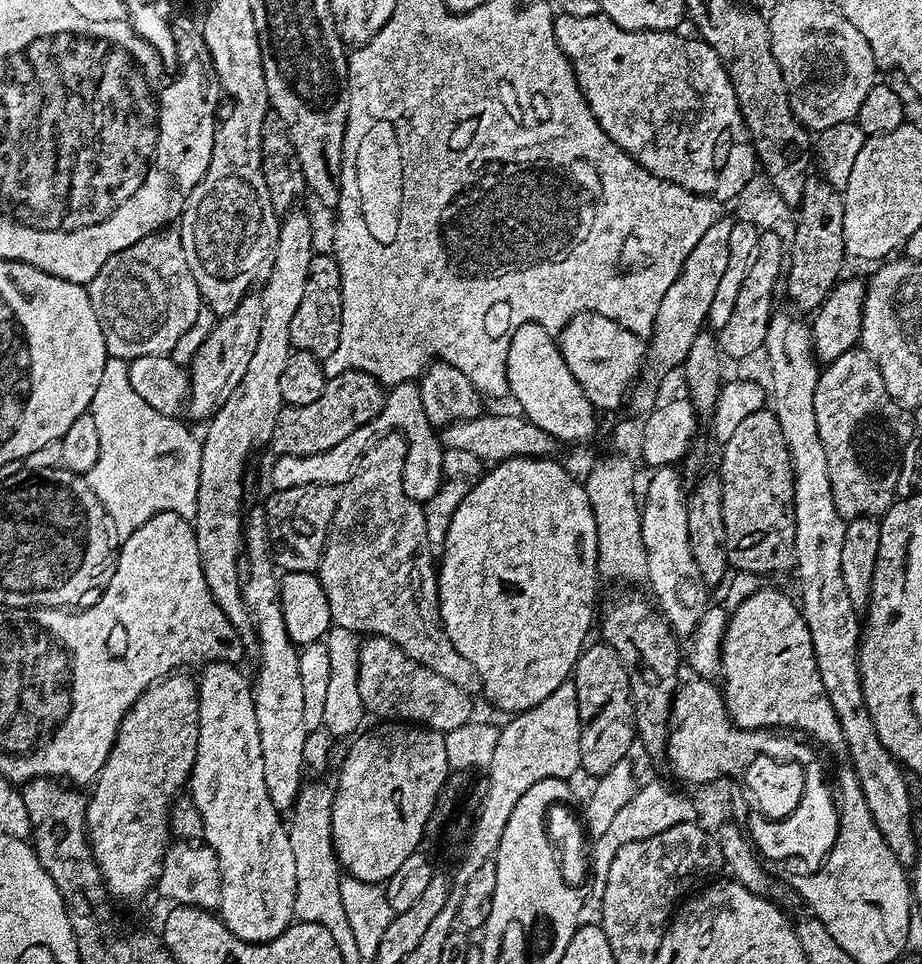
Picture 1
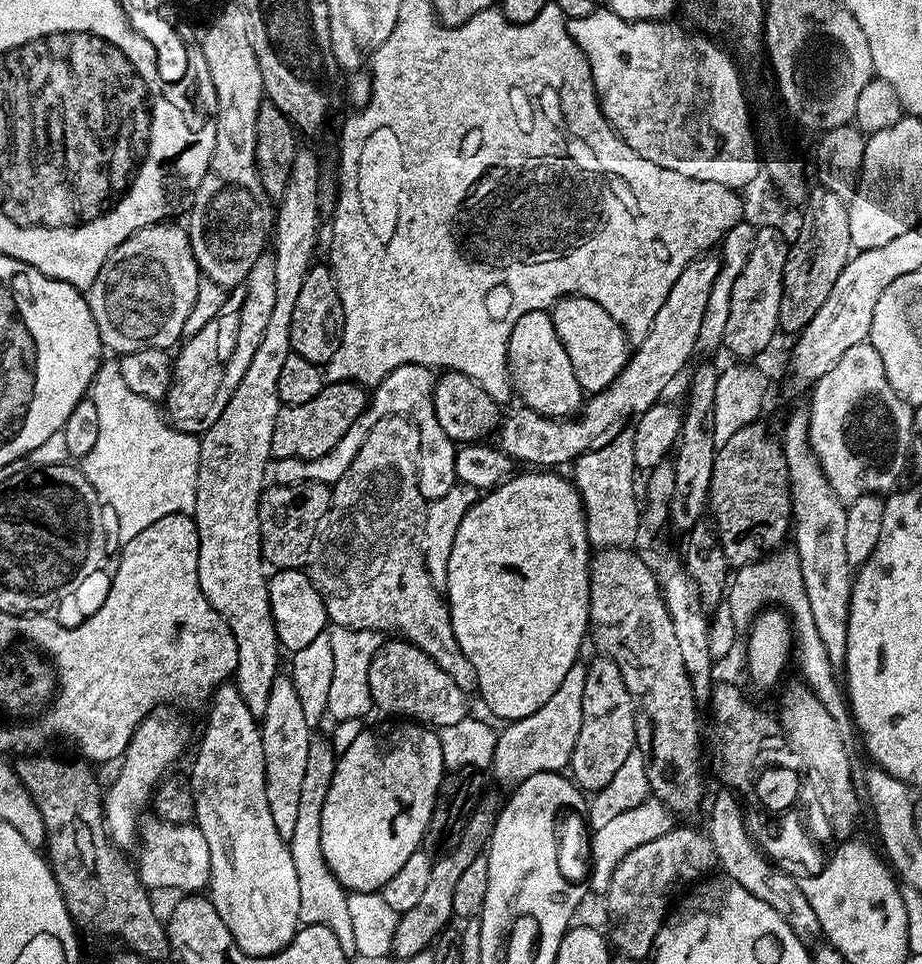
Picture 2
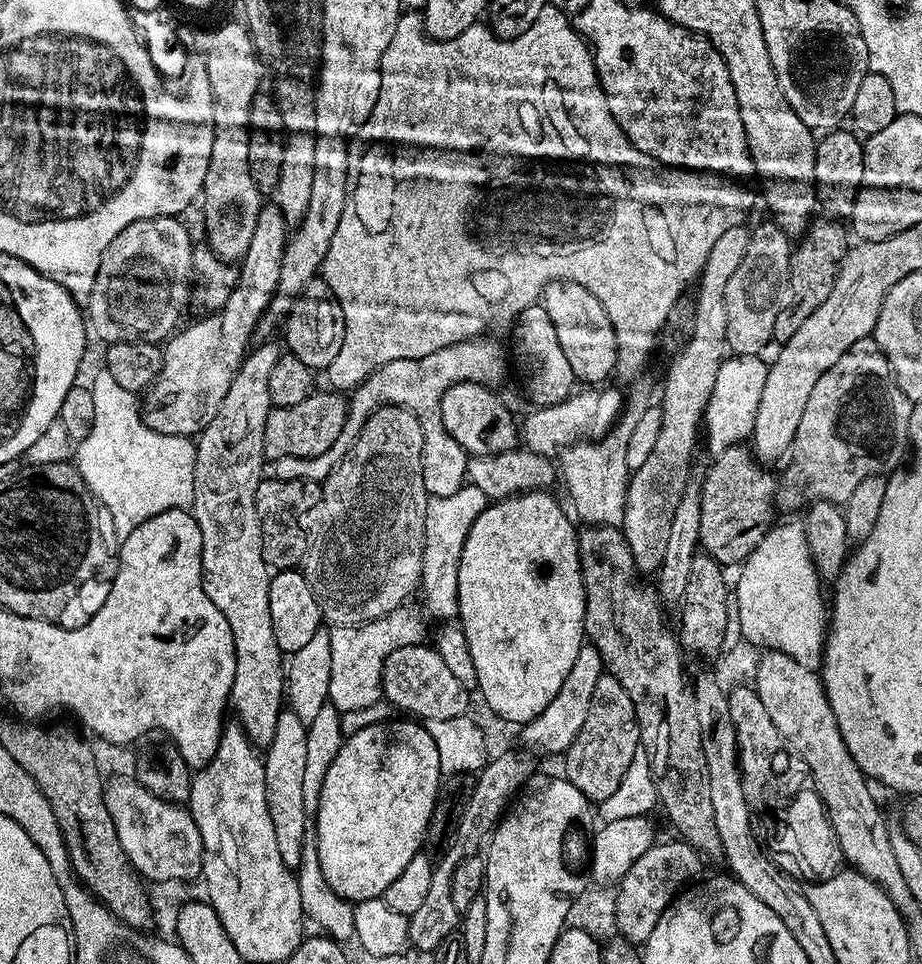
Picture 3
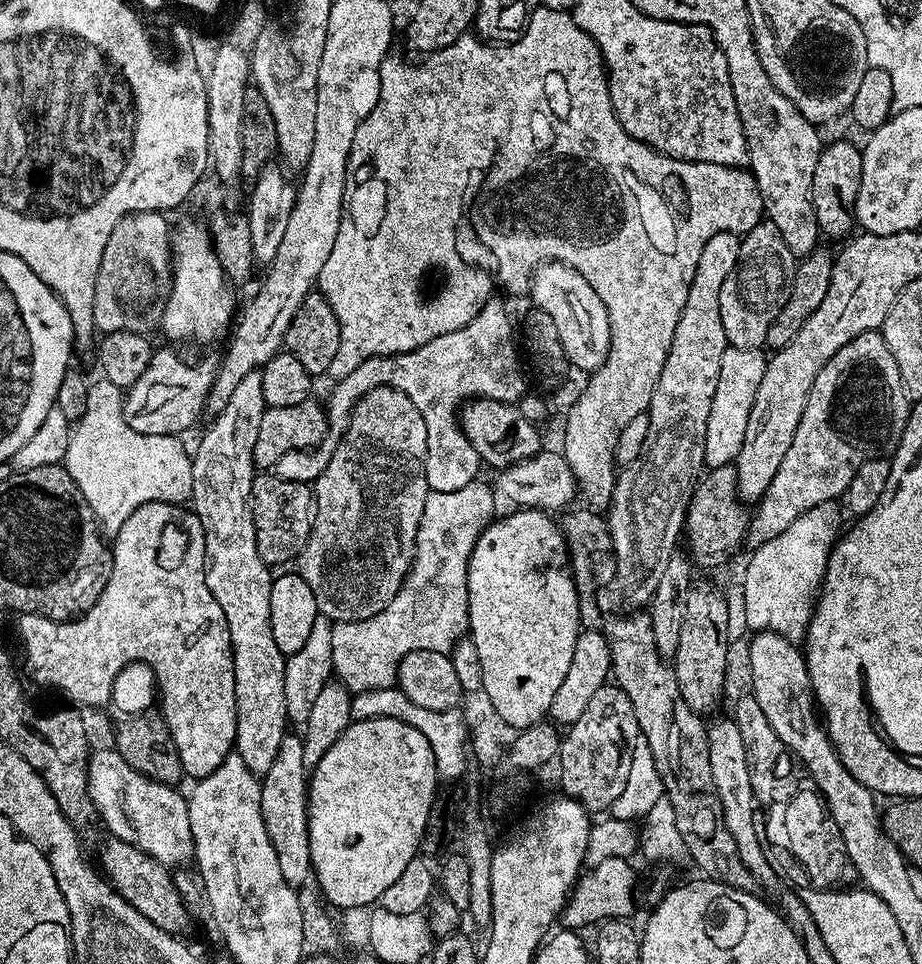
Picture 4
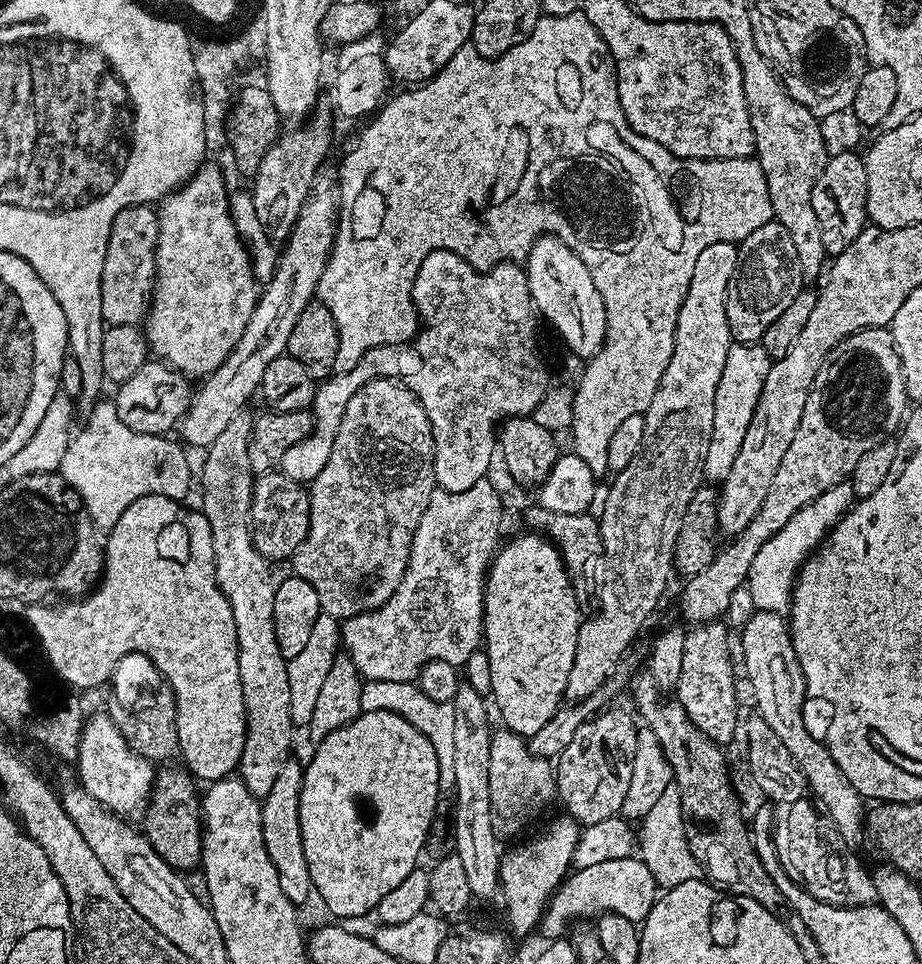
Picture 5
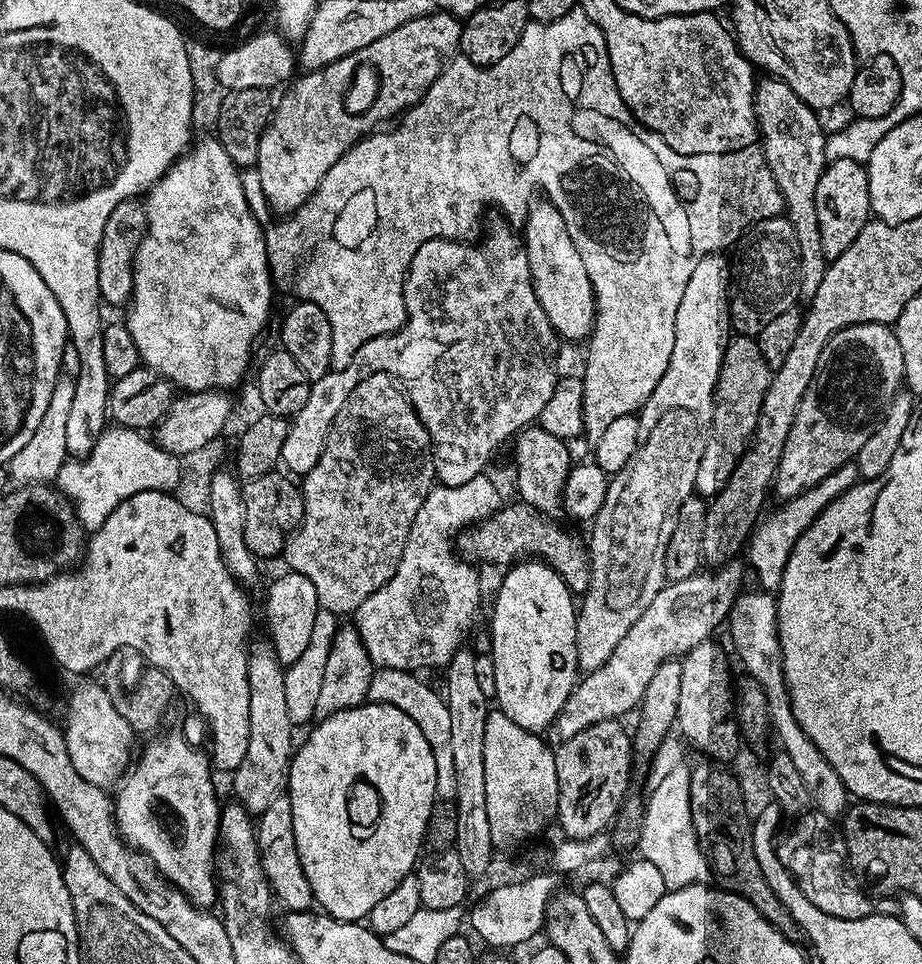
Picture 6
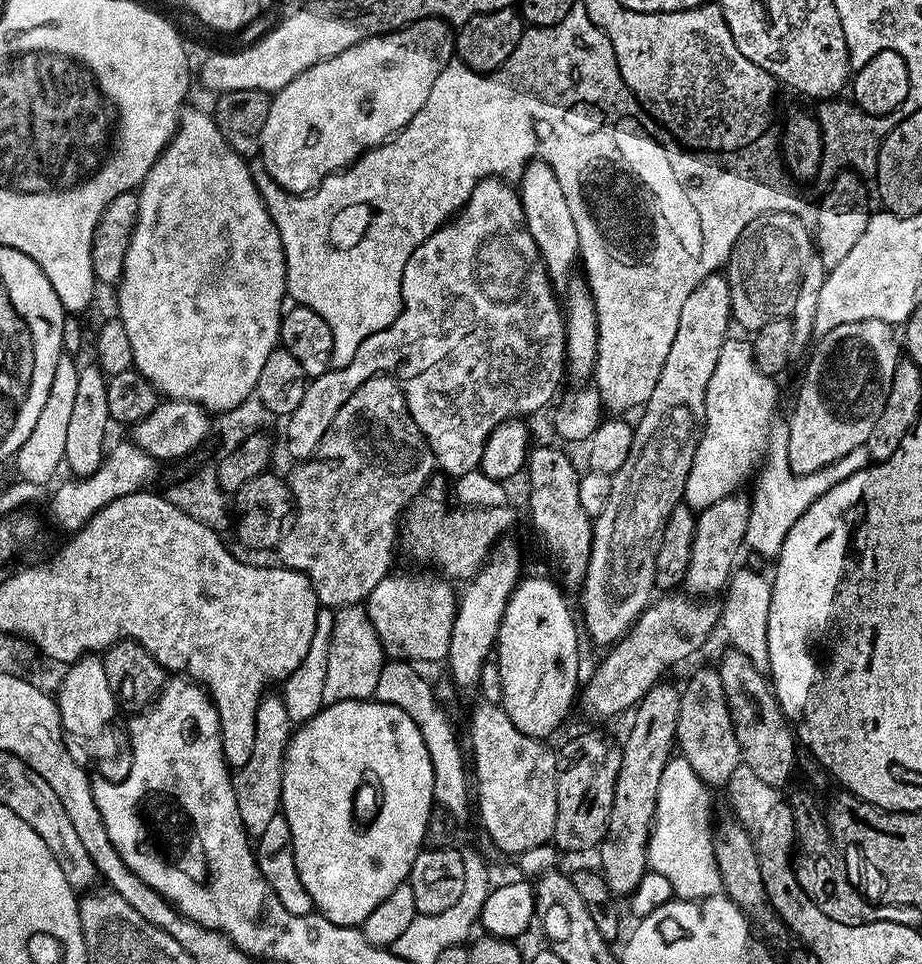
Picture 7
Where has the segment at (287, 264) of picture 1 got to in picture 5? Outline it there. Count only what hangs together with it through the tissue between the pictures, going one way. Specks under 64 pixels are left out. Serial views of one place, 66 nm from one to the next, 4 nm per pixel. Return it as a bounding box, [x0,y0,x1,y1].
[198,411,294,798]

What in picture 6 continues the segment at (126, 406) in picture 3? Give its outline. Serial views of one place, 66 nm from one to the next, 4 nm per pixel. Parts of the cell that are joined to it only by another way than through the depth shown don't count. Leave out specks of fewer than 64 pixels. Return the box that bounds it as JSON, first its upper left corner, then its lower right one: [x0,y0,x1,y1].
[54,426,181,533]

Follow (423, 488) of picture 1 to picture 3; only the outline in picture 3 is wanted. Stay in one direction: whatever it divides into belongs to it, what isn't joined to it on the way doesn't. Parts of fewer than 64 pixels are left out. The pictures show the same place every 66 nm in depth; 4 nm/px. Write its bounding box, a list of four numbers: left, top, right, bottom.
[270,334,510,497]

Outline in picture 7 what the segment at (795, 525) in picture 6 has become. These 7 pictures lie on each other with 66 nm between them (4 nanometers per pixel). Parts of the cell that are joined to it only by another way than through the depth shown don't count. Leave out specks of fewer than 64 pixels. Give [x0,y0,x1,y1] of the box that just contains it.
[744,443,870,558]

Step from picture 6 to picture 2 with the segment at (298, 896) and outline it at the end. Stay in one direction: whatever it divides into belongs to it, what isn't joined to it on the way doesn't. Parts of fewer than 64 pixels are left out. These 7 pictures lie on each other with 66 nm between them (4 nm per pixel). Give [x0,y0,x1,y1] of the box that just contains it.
[259,675,314,841]

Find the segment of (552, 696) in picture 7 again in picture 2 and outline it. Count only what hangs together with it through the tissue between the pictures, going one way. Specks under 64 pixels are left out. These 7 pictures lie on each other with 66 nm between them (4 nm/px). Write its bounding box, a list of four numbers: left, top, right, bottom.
[446,470,594,722]

